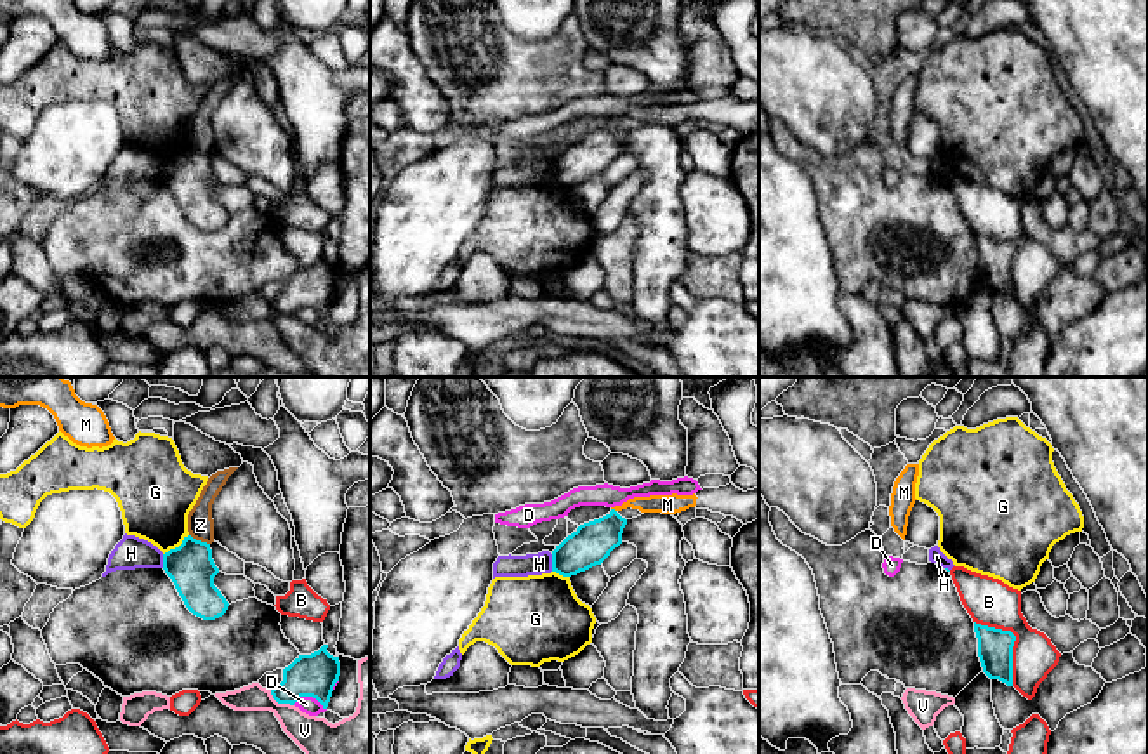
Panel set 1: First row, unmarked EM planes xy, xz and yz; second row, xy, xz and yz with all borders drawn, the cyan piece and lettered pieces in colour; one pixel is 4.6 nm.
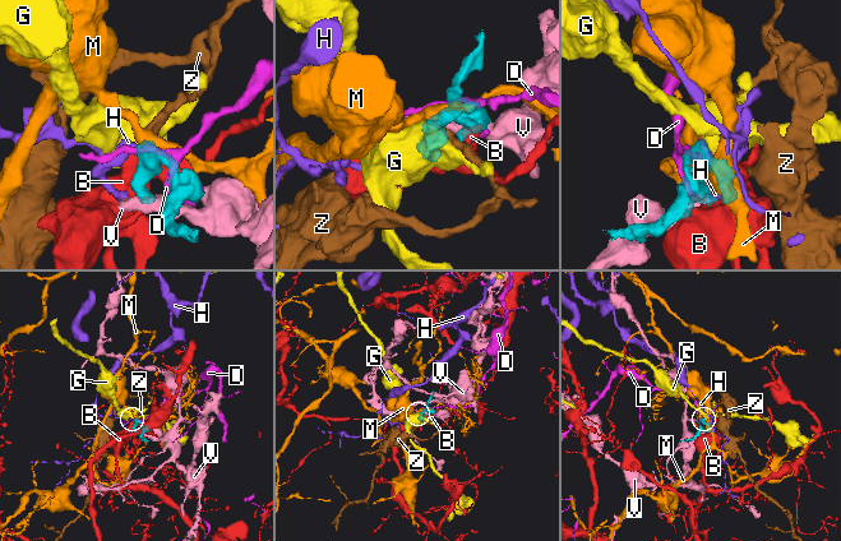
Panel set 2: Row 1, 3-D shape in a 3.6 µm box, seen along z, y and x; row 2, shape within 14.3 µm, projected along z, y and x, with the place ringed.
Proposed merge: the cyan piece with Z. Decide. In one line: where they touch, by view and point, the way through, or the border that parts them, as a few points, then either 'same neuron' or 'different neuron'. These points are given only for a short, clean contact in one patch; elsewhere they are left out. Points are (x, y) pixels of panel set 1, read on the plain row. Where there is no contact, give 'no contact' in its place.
xy (200, 152) | along xy (190, 145), (209, 155) | different neuron

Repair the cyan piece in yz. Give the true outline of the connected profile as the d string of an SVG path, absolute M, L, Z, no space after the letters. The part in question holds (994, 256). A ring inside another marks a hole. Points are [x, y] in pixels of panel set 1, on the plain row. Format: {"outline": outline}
{"outline": "M974 233L978 248L978 268L983 283L990 290L999 290L1013 297L1013 257L1016 247L1011 241L1002 241Z"}

